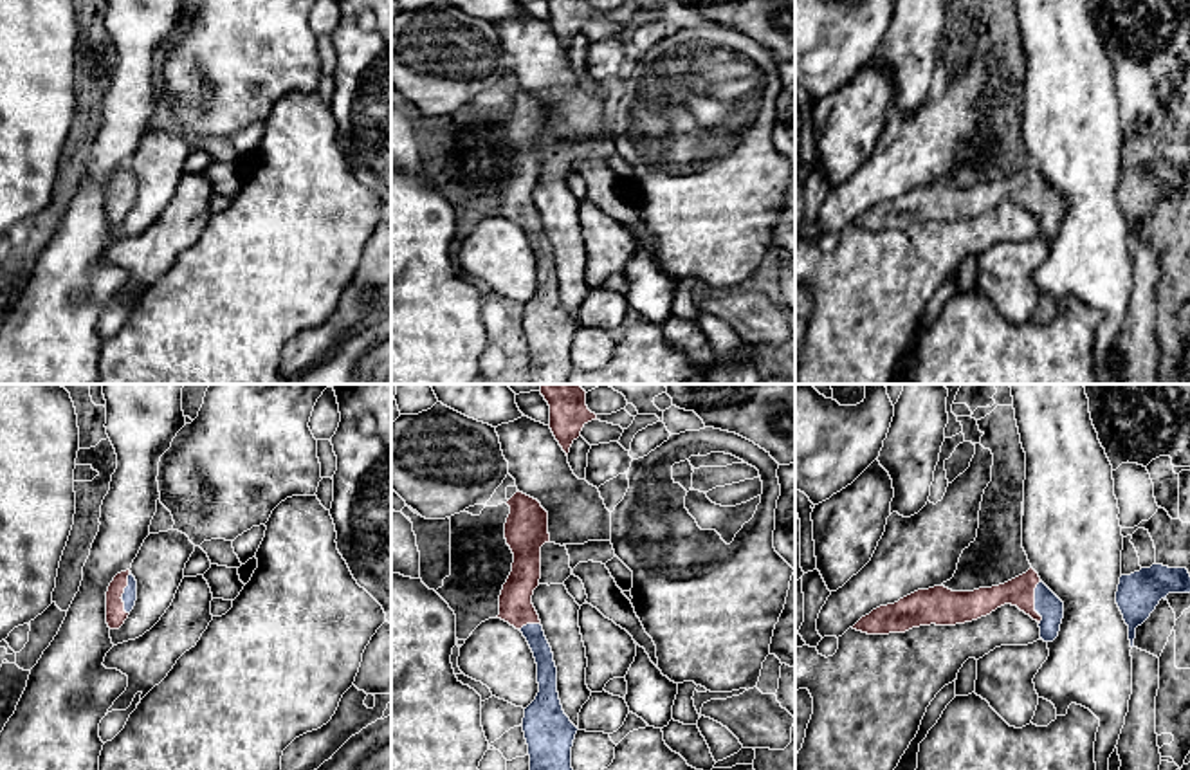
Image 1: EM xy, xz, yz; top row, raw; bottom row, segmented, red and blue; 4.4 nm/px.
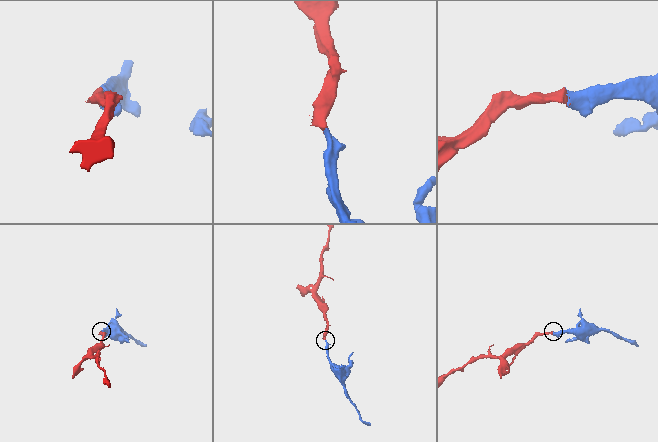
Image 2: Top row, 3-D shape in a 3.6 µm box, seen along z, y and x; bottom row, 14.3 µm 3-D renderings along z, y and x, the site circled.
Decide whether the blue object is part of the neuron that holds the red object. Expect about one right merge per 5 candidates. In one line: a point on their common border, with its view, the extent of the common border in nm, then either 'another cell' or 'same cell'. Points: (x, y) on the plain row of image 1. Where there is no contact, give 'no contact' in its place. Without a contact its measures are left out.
xy (123, 188) | 190 nm | same cell

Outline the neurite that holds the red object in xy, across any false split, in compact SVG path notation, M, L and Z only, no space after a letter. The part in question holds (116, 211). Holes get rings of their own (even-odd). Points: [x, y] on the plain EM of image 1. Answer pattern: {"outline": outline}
{"outline": "M130 166L114 173L106 188L106 220L119 225L137 197L137 177Z"}

